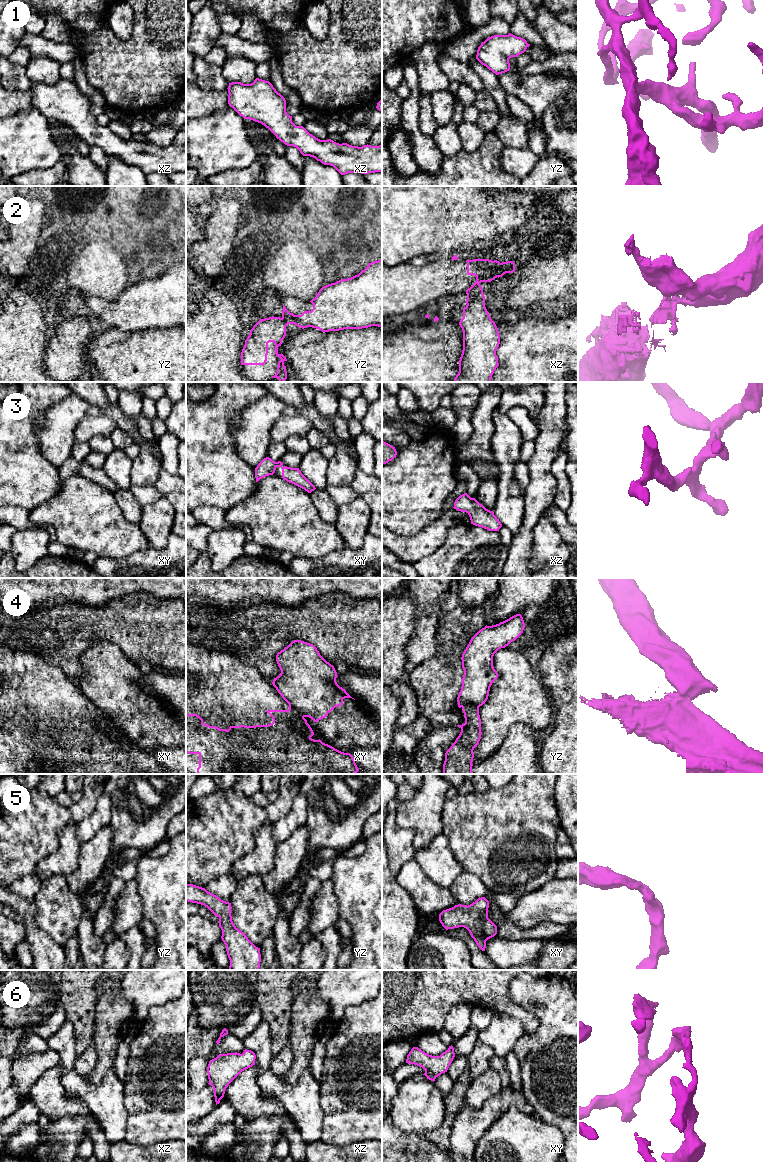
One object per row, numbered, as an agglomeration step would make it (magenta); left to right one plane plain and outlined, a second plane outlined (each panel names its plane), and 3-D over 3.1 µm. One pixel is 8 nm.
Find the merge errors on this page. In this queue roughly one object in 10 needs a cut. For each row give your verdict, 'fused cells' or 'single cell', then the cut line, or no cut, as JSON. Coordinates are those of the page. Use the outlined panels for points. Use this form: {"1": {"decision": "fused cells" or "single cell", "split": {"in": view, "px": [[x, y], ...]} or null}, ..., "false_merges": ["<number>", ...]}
{"1": {"decision": "single cell", "split": null}, "2": {"decision": "fused cells", "split": {"in": "yz", "px": [[281, 318], [287, 324]]}}, "3": {"decision": "single cell", "split": null}, "4": {"decision": "fused cells", "split": {"in": "yz", "px": [[478, 706], [466, 704], [462, 707]]}}, "5": {"decision": "single cell", "split": null}, "6": {"decision": "single cell", "split": null}, "false_merges": ["2", "4"]}

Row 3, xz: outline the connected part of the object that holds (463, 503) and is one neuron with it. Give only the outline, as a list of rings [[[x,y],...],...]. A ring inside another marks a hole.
[[[467,493],[460,495],[454,502],[454,509],[466,512],[471,520],[471,524],[482,527],[489,531],[499,531],[501,522],[494,515],[493,511],[486,509],[475,498],[471,498]]]

